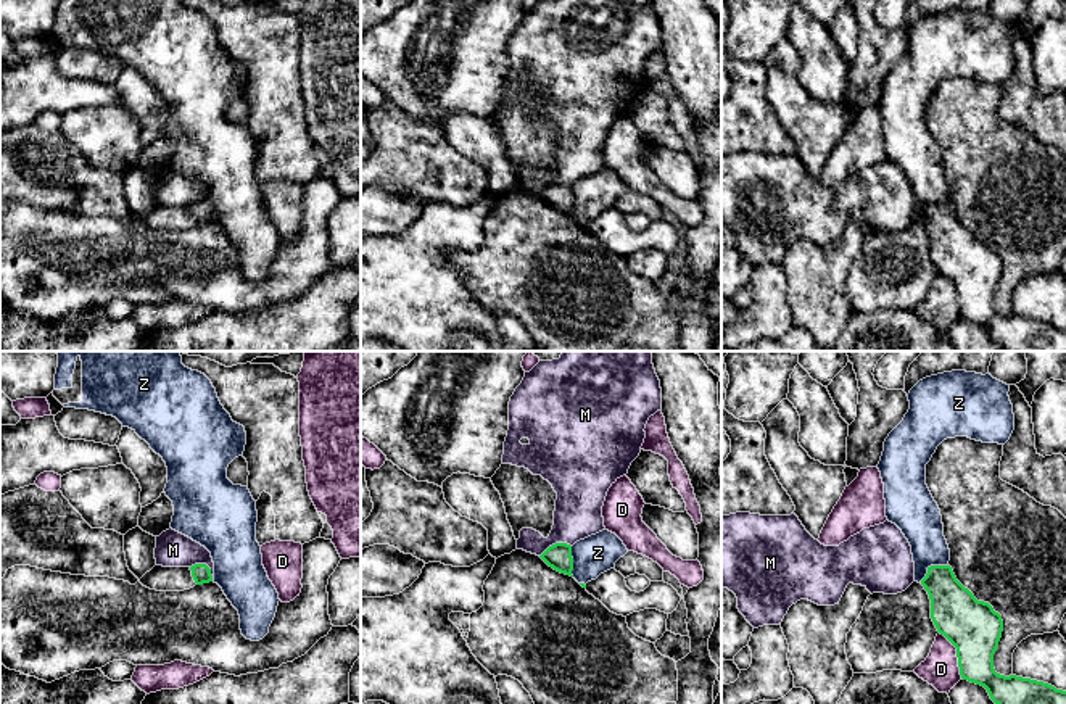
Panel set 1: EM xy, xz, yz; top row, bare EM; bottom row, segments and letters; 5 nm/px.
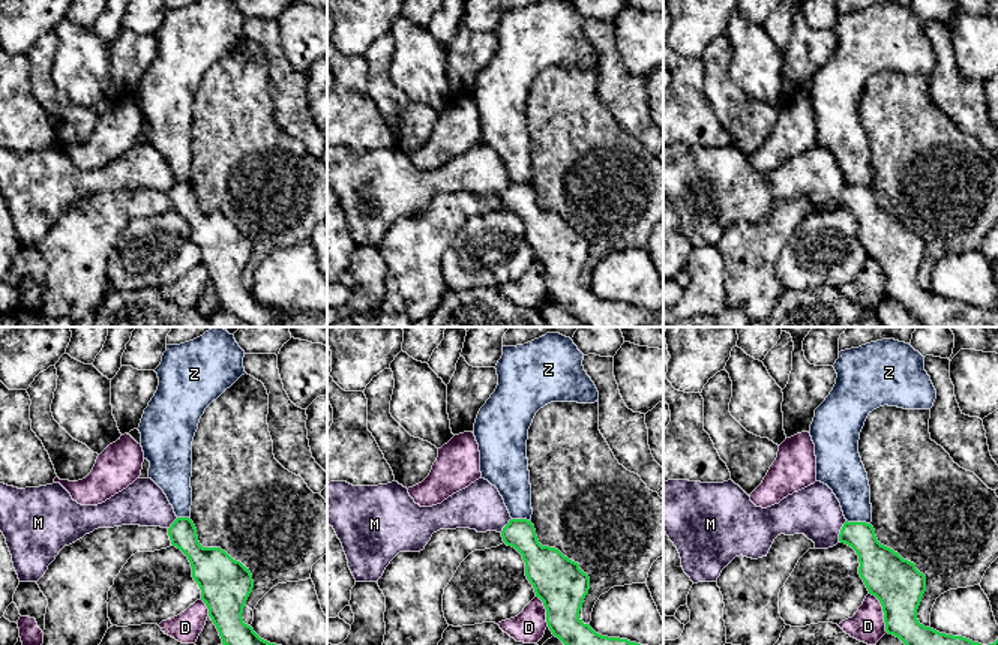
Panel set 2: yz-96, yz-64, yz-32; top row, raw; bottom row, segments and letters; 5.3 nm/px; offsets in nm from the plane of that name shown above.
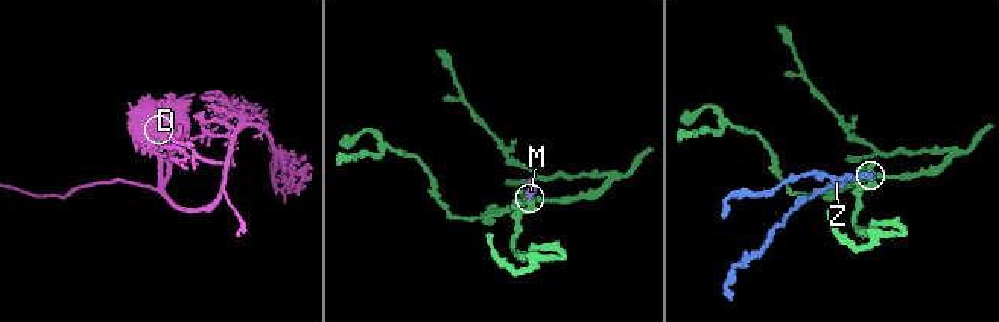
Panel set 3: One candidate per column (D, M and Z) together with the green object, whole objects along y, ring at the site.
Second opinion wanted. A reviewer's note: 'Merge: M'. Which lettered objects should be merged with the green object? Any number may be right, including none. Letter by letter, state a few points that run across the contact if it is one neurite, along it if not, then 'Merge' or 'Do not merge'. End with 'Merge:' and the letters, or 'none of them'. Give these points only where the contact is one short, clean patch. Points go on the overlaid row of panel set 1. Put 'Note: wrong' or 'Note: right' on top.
Note: wrong
D: Do not merge
M: Line: xy (190, 566), (205, 564), (213, 580). Do not merge
Z: Do not merge
Merge: none of them

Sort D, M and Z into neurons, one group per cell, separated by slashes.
D / M / Z

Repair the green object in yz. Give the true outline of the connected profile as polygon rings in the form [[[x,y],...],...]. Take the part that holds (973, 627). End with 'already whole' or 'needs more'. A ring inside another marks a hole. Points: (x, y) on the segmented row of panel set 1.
[[[931,565],[921,585],[931,599],[931,619],[940,635],[955,648],[960,675],[963,680],[987,690],[995,704],[1066,704],[1066,691],[1055,686],[1016,675],[1000,675],[994,669],[994,654],[1003,632],[1003,620],[989,603],[977,601],[955,577],[950,565]]] | already whole

